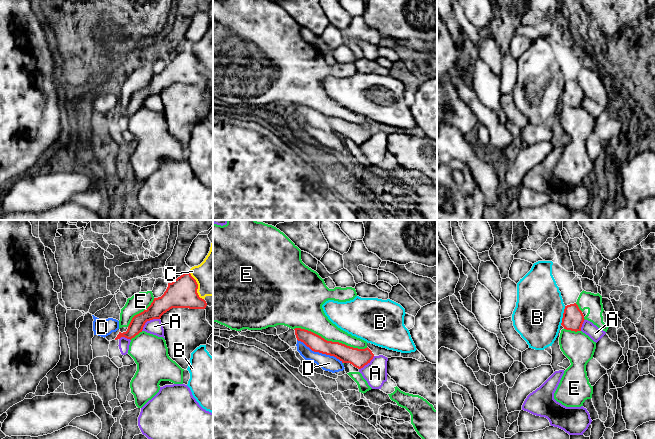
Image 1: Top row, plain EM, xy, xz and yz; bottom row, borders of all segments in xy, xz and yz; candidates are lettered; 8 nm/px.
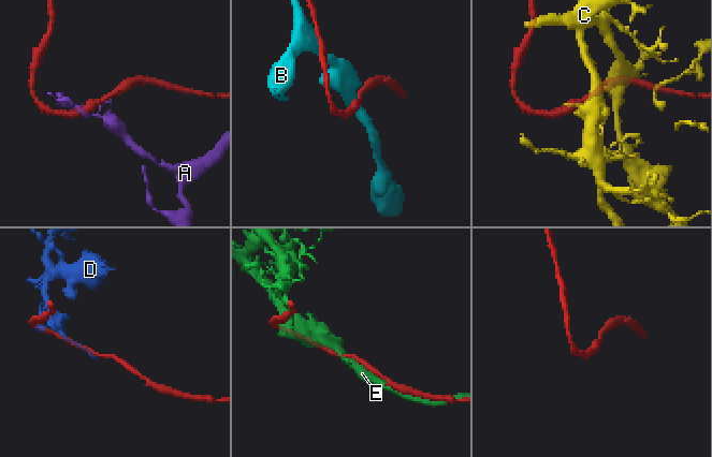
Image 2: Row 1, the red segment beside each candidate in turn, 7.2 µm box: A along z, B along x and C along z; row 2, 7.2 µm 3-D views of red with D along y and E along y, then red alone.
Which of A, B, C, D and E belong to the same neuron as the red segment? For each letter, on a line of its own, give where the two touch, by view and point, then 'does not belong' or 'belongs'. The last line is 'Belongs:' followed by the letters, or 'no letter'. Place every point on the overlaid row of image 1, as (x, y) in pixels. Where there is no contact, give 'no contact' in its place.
A: meets red in xy at (148, 320); does not belong
B: meets red in yz at (563, 315); does not belong
C: meets red in xy at (197, 286); does not belong
D: meets red in xz at (320, 352); does not belong
E: meets red in xz at (331, 341); does not belong
Belongs: no letter

